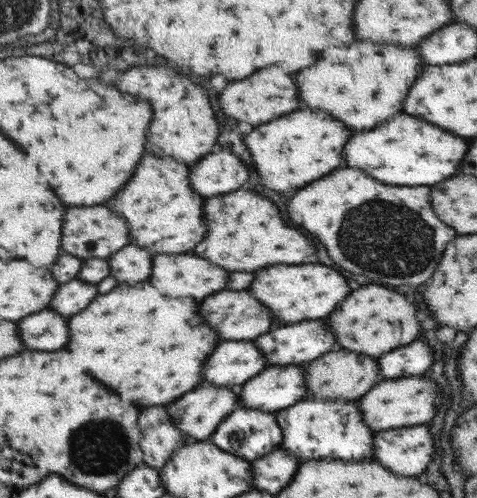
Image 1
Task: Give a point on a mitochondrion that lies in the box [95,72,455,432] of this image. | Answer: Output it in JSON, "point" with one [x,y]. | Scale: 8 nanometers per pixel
{"point":[407,249]}

